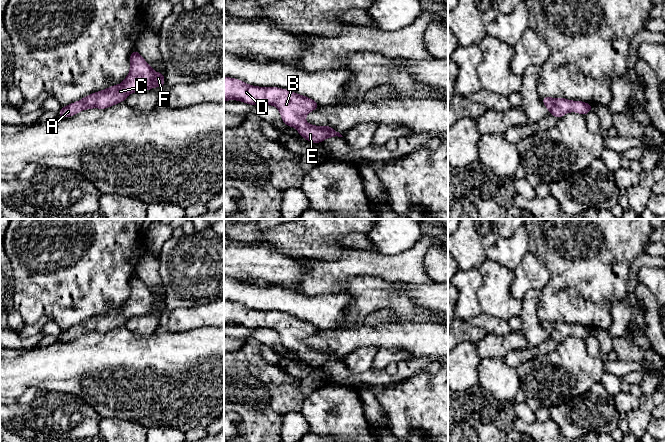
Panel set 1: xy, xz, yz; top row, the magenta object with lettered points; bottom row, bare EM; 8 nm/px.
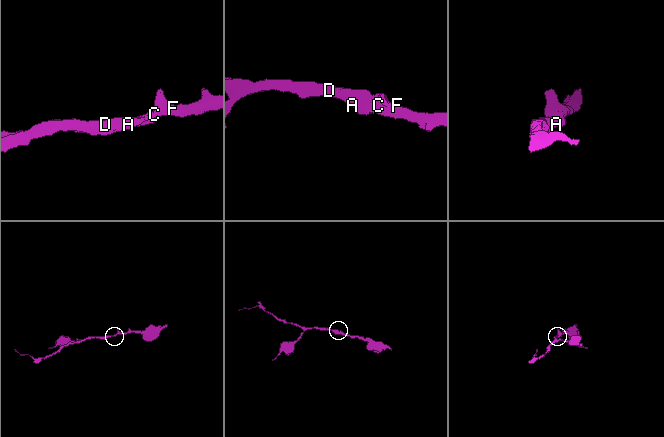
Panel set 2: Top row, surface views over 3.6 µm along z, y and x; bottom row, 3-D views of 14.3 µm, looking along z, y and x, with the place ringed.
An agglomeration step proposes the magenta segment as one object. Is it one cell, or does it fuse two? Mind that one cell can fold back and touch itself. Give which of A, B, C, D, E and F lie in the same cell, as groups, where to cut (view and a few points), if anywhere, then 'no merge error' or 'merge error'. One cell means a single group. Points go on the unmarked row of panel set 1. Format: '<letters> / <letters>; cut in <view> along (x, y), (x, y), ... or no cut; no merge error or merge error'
A B C D E F; no cut; no merge error

